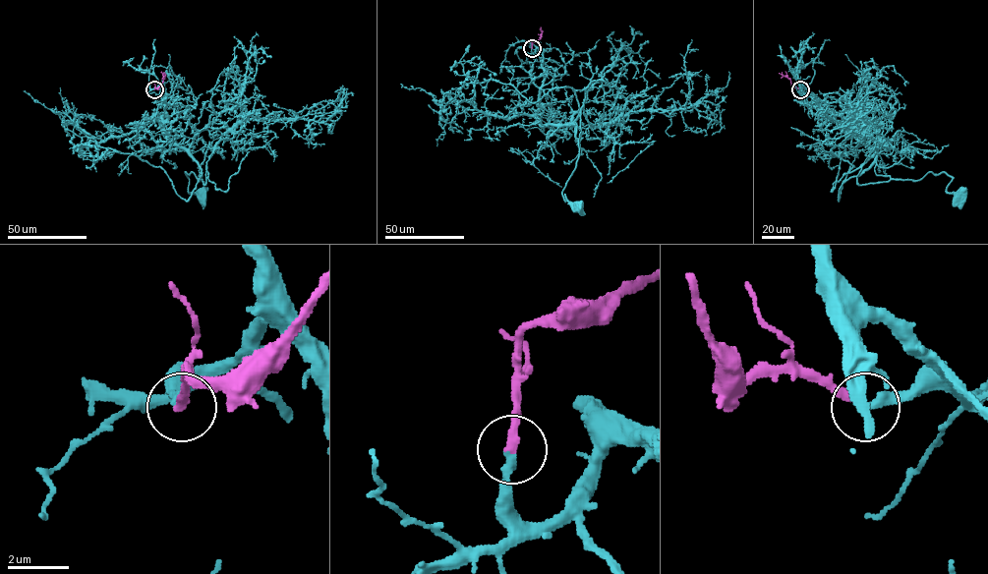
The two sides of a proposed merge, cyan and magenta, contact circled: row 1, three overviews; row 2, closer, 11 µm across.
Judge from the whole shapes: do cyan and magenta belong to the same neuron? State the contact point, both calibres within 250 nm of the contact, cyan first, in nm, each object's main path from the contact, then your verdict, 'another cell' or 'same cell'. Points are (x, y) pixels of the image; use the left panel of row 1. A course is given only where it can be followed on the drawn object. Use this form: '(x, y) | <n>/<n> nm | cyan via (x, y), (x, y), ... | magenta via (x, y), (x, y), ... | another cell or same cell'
(154, 89) | 320/320 nm | cyan via (154, 89), (165, 95), (166, 136), (199, 165), (202, 180), (185, 172), (188, 191), (200, 194) | magenta via (154, 89), (160, 85), (163, 74) | same cell

